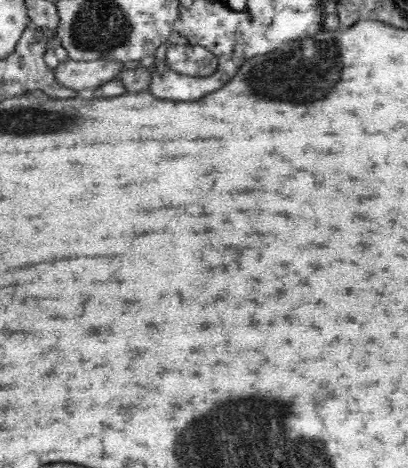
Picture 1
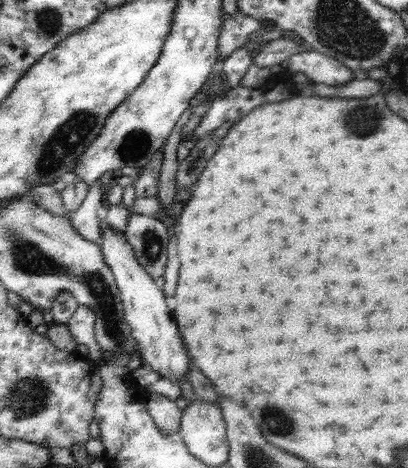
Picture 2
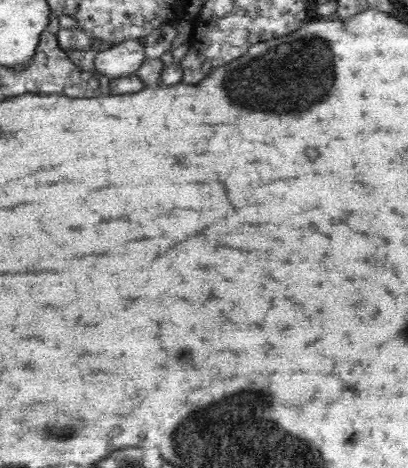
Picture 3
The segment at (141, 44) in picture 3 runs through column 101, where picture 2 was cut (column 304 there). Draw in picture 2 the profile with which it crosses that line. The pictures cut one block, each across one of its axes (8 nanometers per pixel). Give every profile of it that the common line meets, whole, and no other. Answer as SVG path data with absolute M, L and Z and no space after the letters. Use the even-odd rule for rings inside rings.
M309 48L285 60L281 68L289 72L303 72L309 80L327 86L345 86L355 82L355 70L349 68L345 62L335 60L323 52L313 52Z

